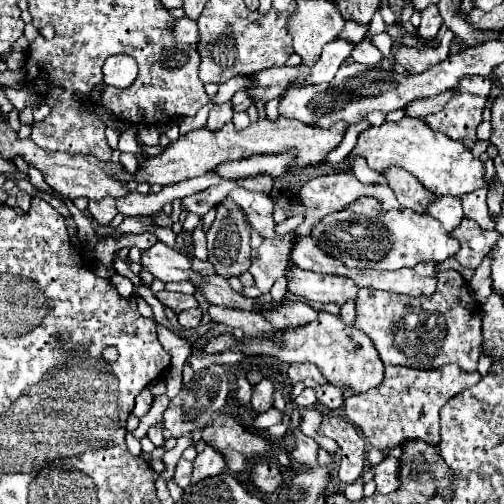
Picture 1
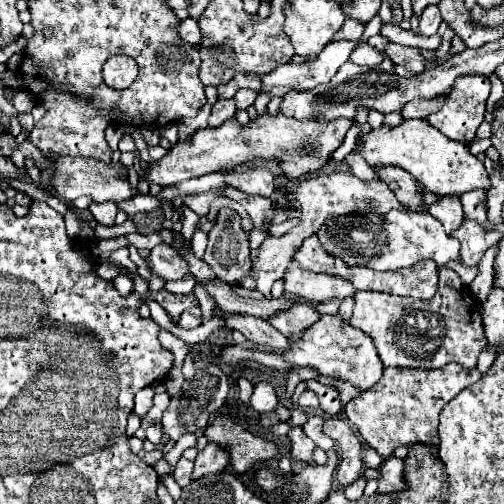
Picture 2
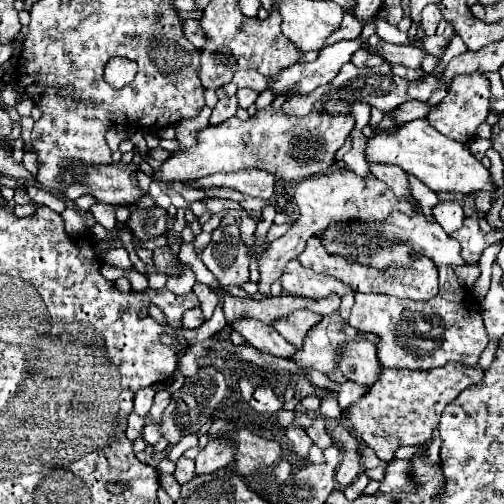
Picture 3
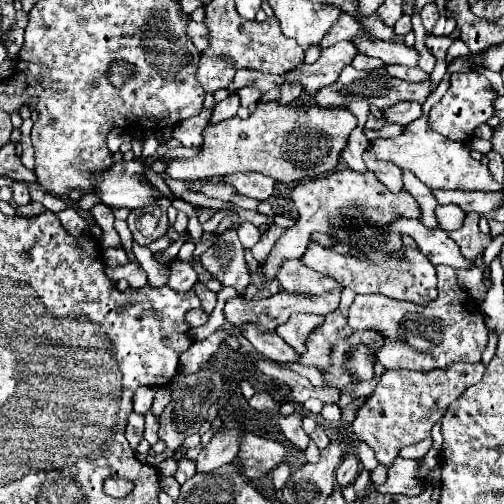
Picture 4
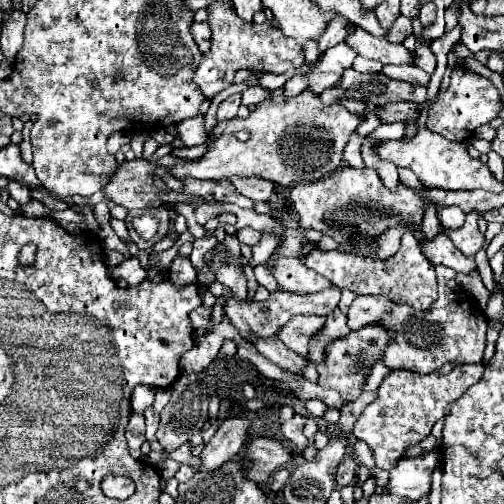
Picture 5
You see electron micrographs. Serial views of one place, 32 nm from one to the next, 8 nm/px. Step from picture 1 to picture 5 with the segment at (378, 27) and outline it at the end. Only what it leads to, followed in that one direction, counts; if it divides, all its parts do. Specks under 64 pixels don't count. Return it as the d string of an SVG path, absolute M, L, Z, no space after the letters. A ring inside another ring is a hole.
M344 42L326 50L320 64L312 66L312 70L306 74L308 84L314 92L322 94L326 88L336 86L336 82L342 78L344 70L352 68L352 62L356 58L356 52L346 46Z

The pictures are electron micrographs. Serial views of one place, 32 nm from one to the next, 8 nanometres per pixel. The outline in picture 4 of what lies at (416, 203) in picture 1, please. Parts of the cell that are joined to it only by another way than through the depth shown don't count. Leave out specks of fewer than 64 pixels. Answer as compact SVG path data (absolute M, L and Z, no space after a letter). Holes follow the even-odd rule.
M368 148L364 150L364 162L366 162L368 170L372 170L372 172L378 176L378 180L382 180L382 182L386 184L388 190L400 192L400 190L404 188L404 184L402 184L402 174L400 174L400 168L398 168L396 164L376 160L376 158L368 152Z

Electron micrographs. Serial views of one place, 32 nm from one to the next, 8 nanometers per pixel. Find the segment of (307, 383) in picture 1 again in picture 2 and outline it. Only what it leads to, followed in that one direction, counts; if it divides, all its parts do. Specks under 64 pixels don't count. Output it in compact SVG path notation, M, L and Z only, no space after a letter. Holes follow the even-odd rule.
M313 379L306 380L305 382L318 396L320 402L319 407L328 415L335 416L342 410L339 392L336 388L322 385Z

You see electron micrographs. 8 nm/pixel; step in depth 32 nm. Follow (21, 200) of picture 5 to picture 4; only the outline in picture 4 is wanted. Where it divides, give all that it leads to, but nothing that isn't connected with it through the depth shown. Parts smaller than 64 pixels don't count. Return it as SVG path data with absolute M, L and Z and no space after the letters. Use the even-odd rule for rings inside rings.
M12 182L10 184L10 190L12 190L12 198L18 206L22 204L28 204L30 202L30 194L28 194L28 184L20 184L20 182Z

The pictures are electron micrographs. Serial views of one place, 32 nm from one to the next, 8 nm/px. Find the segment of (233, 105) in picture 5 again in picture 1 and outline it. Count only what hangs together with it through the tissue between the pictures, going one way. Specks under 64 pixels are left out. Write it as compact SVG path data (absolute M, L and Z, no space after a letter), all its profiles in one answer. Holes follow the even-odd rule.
M224 102L224 104L214 104L214 108L210 110L210 116L208 116L208 130L216 130L216 128L222 128L226 122L232 120L232 102Z

